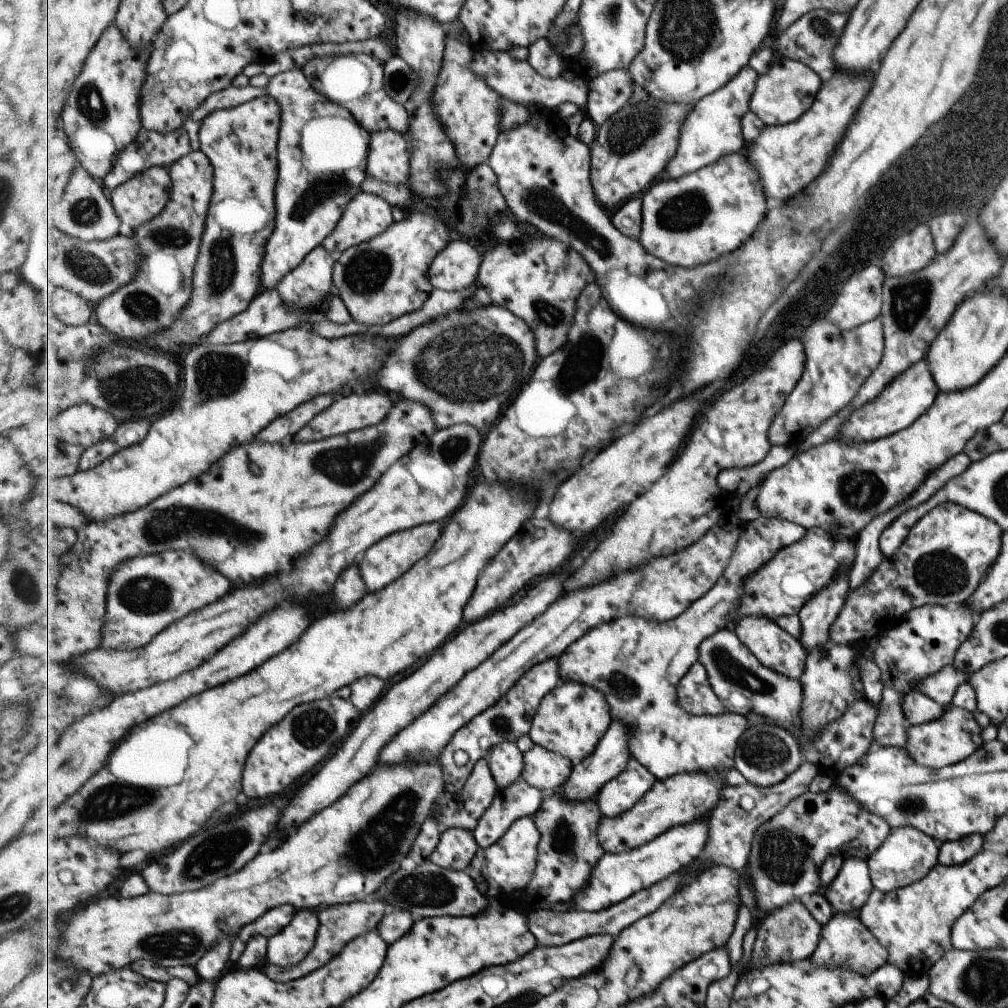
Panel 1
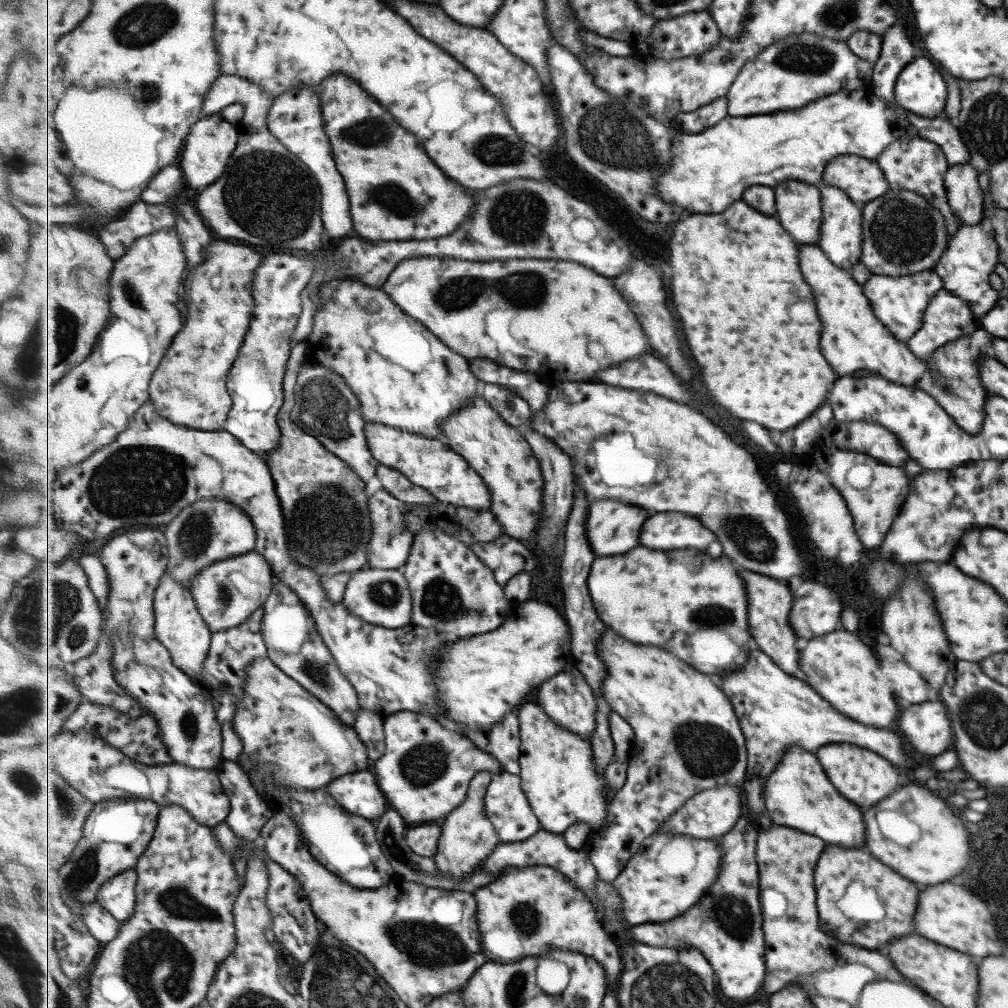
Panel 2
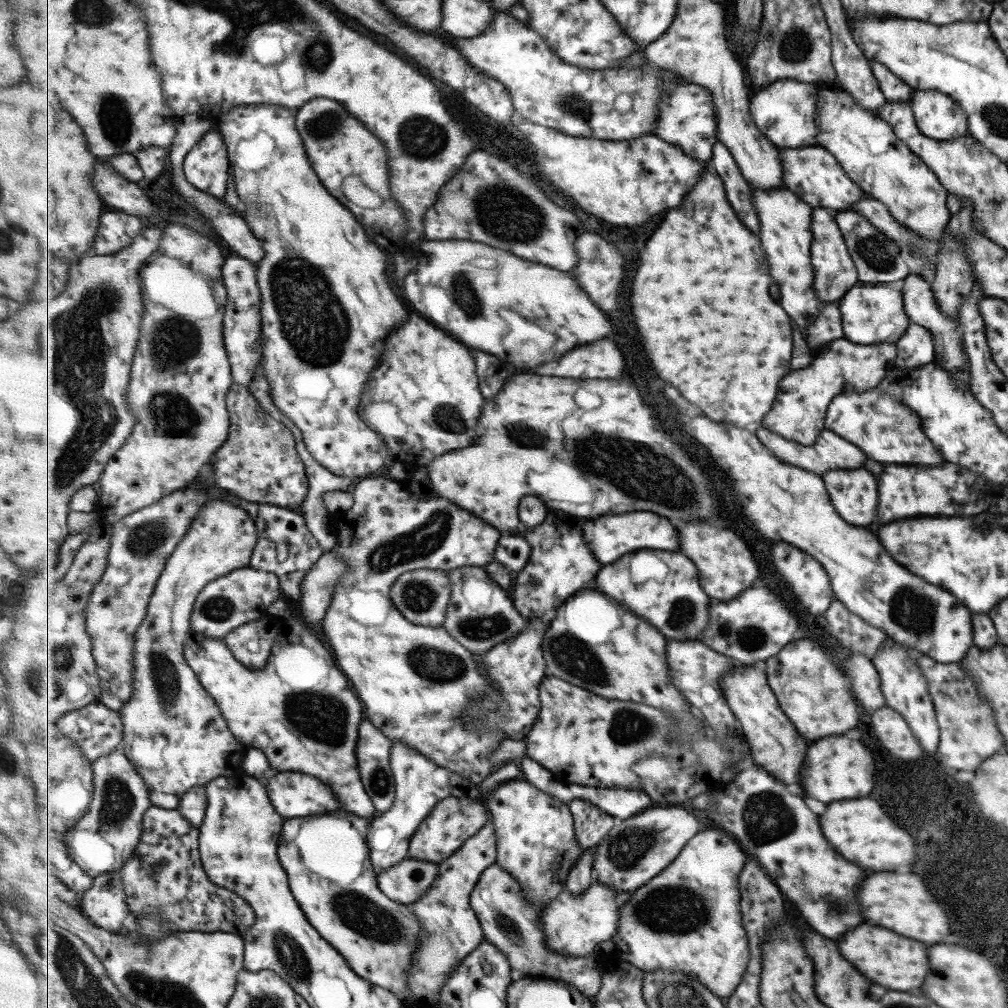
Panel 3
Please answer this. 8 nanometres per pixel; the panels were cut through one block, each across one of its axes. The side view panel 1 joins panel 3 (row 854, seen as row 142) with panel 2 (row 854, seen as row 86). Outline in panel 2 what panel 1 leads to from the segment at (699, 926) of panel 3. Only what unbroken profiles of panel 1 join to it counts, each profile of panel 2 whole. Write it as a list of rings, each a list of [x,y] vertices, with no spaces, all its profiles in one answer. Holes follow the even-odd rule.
[[[743,814],[732,832],[719,838],[723,847],[723,864],[717,882],[704,893],[701,902],[689,914],[664,923],[631,926],[634,939],[649,946],[665,948],[699,948],[713,963],[721,990],[729,998],[757,998],[765,986],[767,942],[763,929],[764,912],[760,896],[760,871],[757,862],[759,824],[751,814]]]

